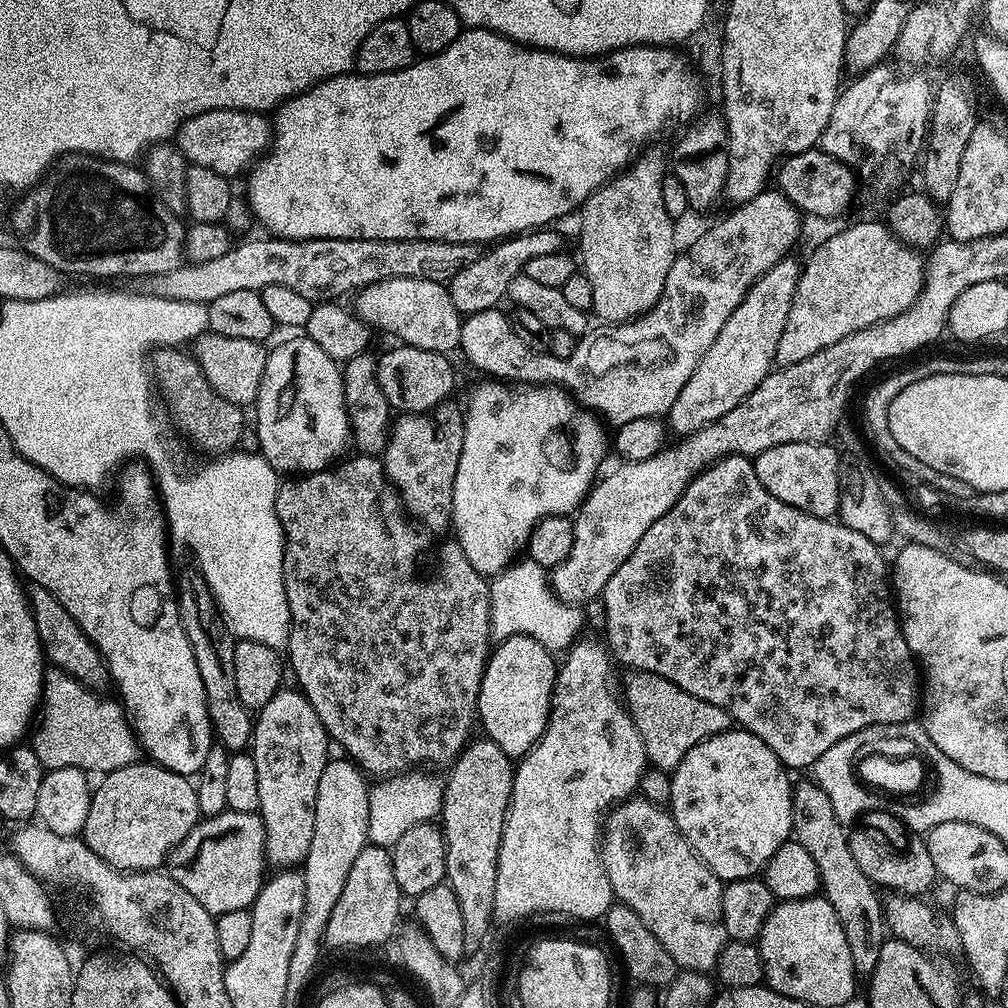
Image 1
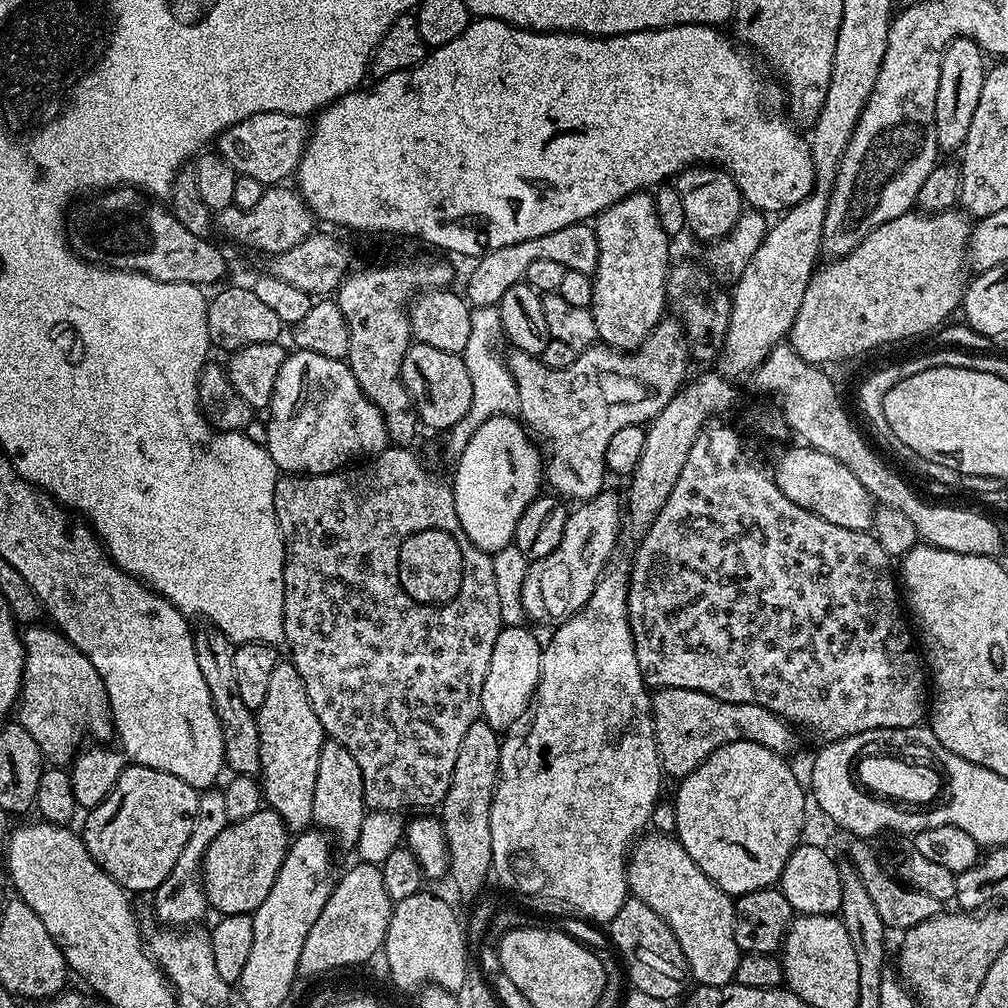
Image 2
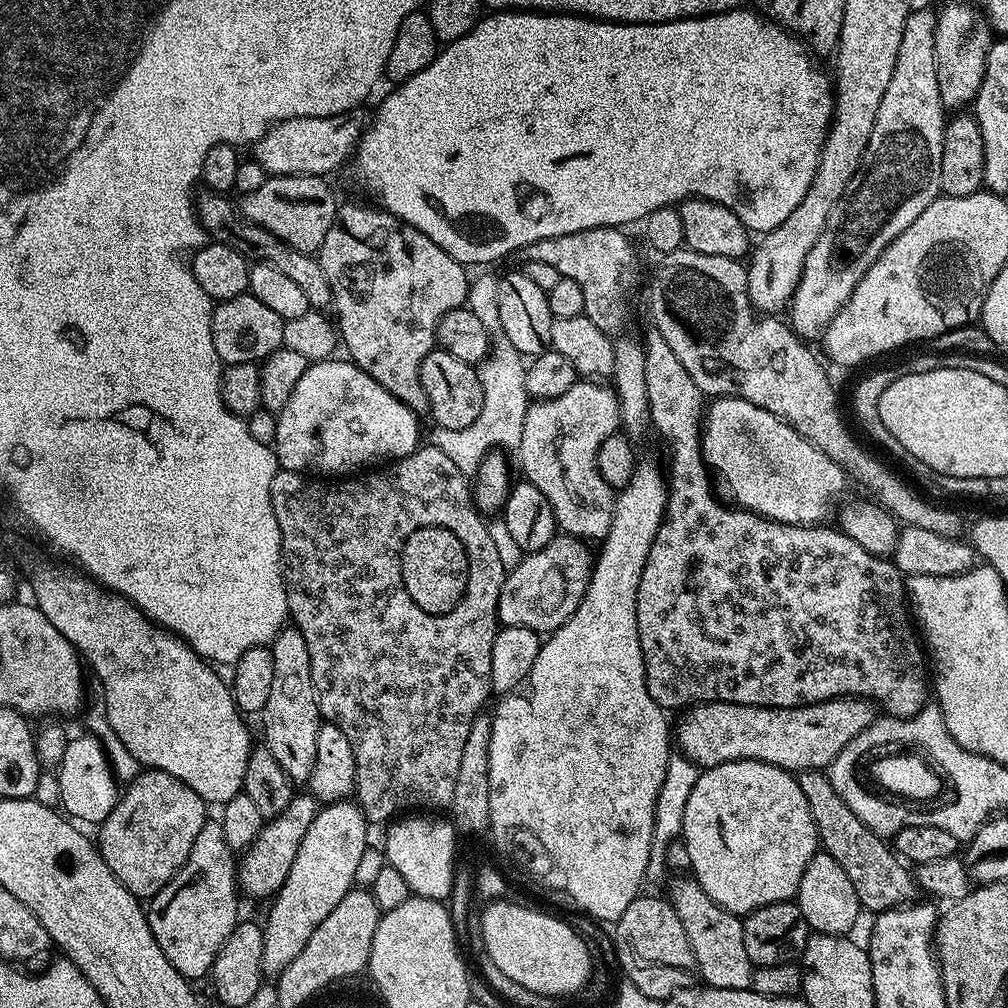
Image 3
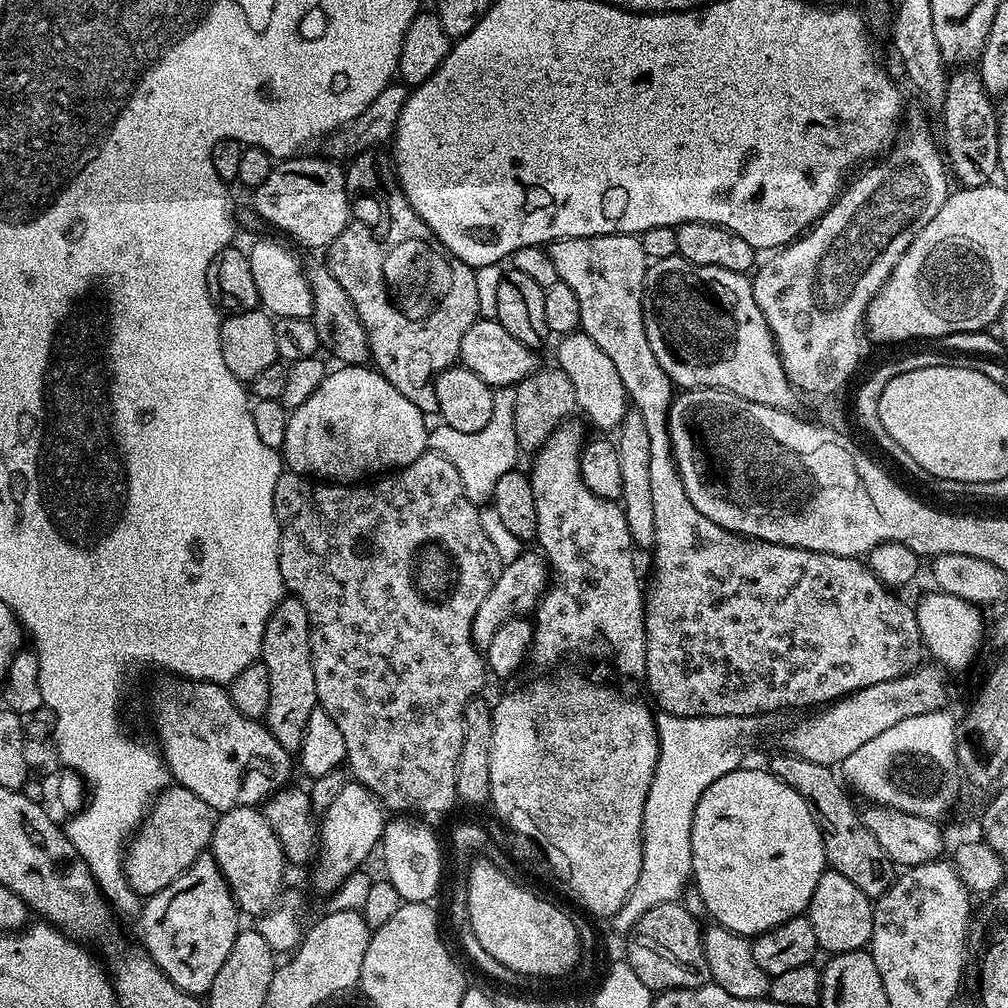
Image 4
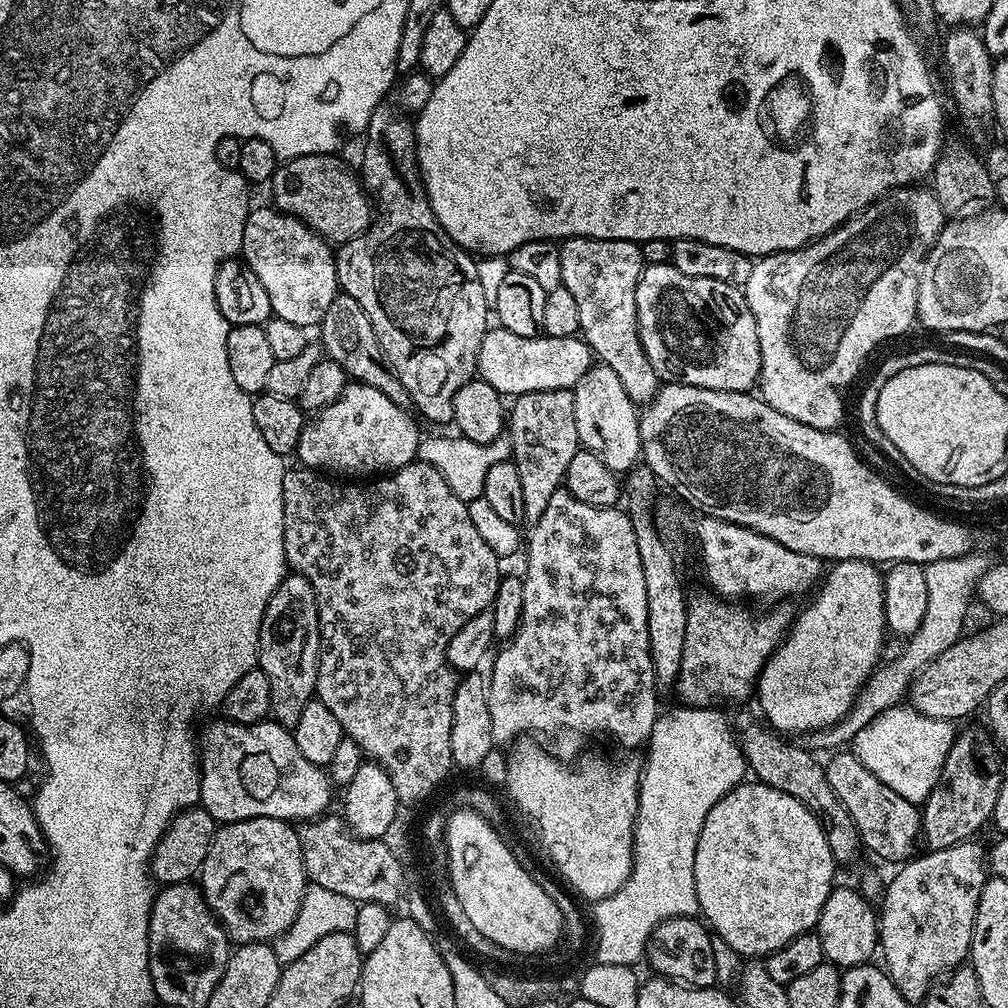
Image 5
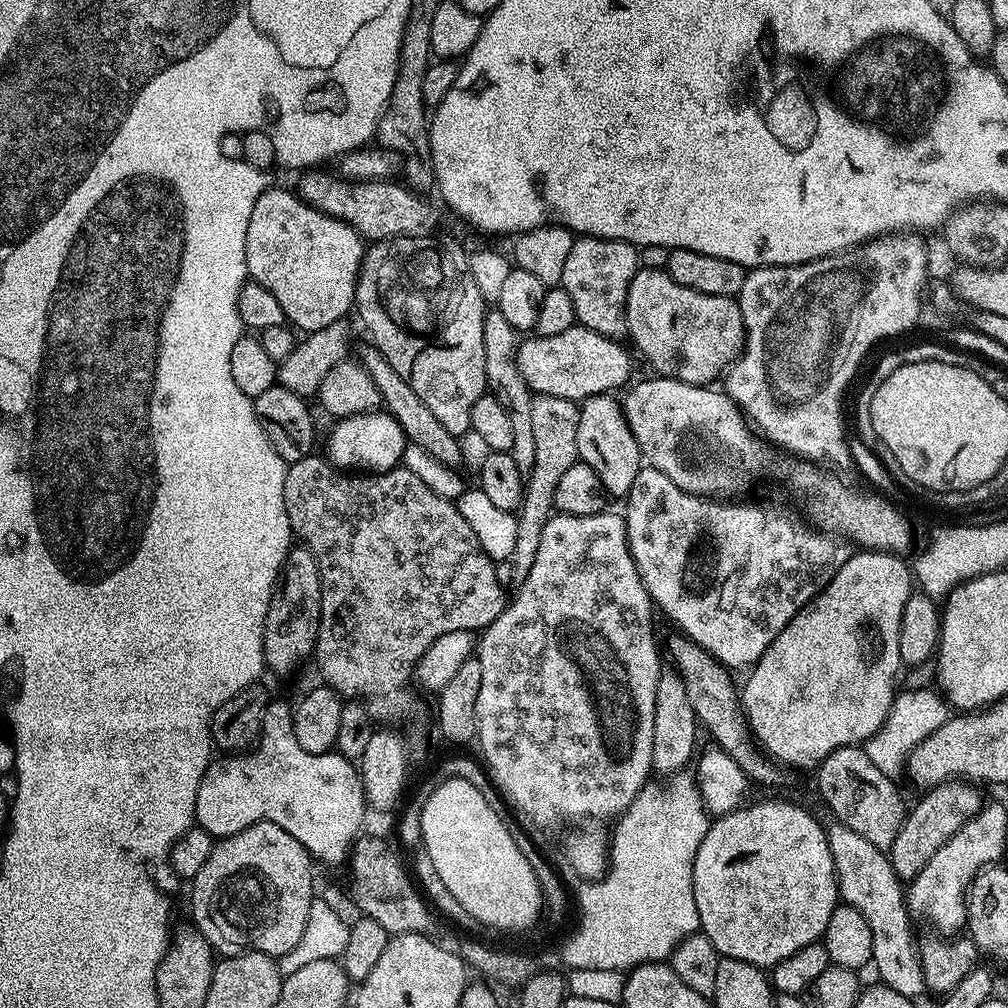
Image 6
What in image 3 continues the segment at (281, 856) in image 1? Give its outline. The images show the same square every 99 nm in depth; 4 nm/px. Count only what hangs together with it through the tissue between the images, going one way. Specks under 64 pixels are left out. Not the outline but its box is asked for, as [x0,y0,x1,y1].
[262,626,322,782]

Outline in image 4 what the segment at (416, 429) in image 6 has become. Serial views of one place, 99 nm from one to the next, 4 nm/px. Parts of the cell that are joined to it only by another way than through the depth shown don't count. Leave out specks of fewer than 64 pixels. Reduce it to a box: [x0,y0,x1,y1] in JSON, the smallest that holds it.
[304,259,369,366]

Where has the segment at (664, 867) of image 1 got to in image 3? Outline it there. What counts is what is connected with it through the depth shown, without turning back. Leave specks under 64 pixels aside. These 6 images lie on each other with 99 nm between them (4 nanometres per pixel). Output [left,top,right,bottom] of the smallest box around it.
[670,878,754,990]

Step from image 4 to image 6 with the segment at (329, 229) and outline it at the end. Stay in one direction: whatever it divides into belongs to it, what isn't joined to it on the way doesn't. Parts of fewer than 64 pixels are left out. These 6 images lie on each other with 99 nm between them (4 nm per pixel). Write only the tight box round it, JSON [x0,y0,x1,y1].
[298,170,440,241]

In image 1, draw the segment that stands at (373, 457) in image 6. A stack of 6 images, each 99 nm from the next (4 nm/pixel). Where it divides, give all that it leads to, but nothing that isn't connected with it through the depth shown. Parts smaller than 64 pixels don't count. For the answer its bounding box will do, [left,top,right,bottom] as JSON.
[254,334,350,474]

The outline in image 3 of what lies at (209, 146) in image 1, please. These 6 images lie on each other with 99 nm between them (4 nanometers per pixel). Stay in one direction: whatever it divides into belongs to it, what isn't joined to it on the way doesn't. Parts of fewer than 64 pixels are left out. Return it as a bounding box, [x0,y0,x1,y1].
[254,111,366,176]

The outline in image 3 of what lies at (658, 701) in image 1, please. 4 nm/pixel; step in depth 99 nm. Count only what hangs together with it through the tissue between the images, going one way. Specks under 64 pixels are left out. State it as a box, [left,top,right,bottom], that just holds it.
[674,696,878,774]

